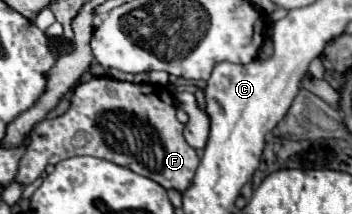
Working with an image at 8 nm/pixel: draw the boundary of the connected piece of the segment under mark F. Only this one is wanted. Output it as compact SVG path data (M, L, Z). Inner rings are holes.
M111 77L79 83L75 87L69 111L57 119L41 121L35 131L31 131L27 153L19 161L17 181L29 185L45 171L47 165L57 165L77 155L91 155L149 177L163 189L175 189L183 193L193 183L199 157L195 149L183 139L183 125L177 121L175 111L177 105L173 95L161 85L137 85L115 81ZM77 131L89 133L89 143L85 147L75 147L71 143Z

